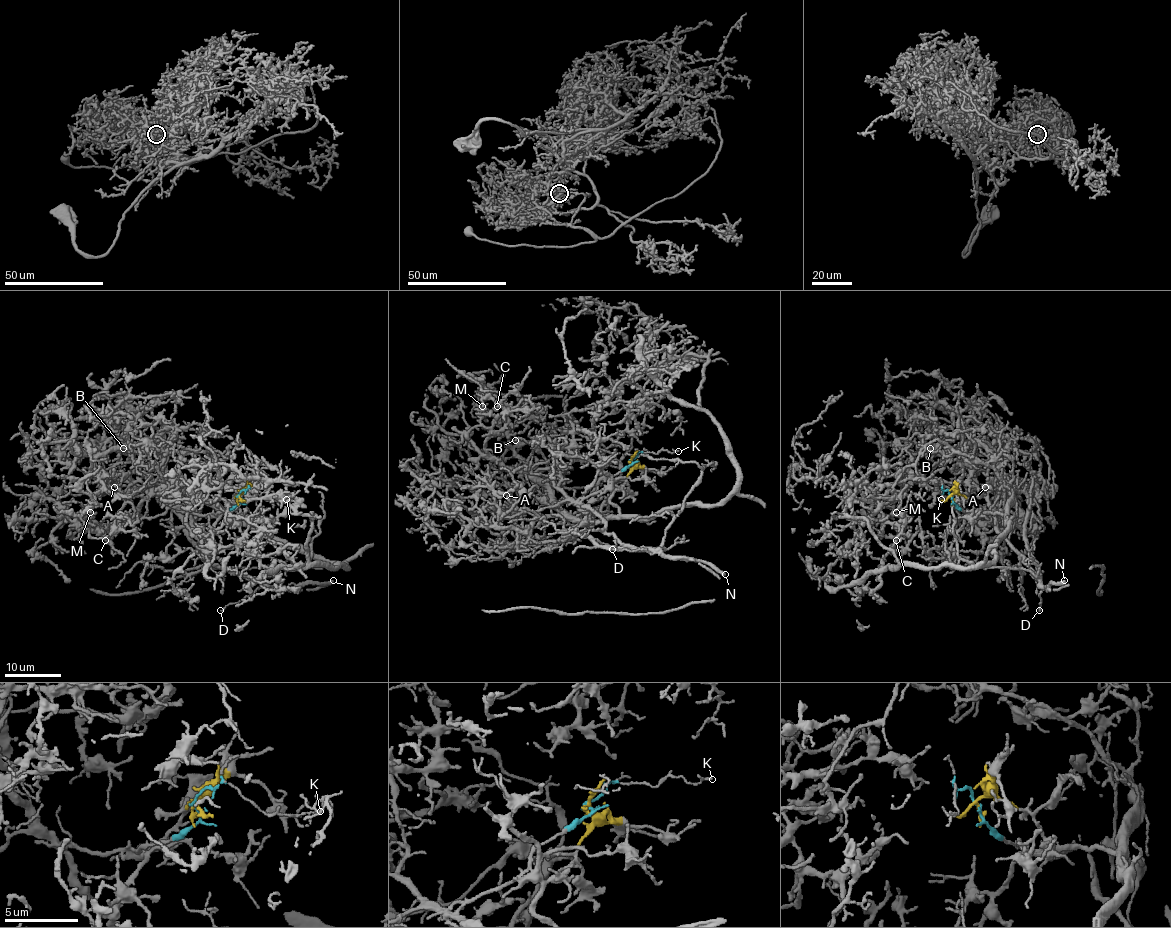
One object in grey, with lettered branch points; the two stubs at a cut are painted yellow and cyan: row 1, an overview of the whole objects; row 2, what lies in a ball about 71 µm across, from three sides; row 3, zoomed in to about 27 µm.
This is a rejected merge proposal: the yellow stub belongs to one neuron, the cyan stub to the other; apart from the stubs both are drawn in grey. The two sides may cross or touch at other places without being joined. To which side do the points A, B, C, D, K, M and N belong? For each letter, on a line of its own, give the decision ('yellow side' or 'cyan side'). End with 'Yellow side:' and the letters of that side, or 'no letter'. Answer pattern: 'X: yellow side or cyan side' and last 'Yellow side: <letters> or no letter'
A: yellow side
B: yellow side
C: yellow side
D: cyan side
K: cyan side
M: yellow side
N: cyan side
Yellow side: A, B, C, M

